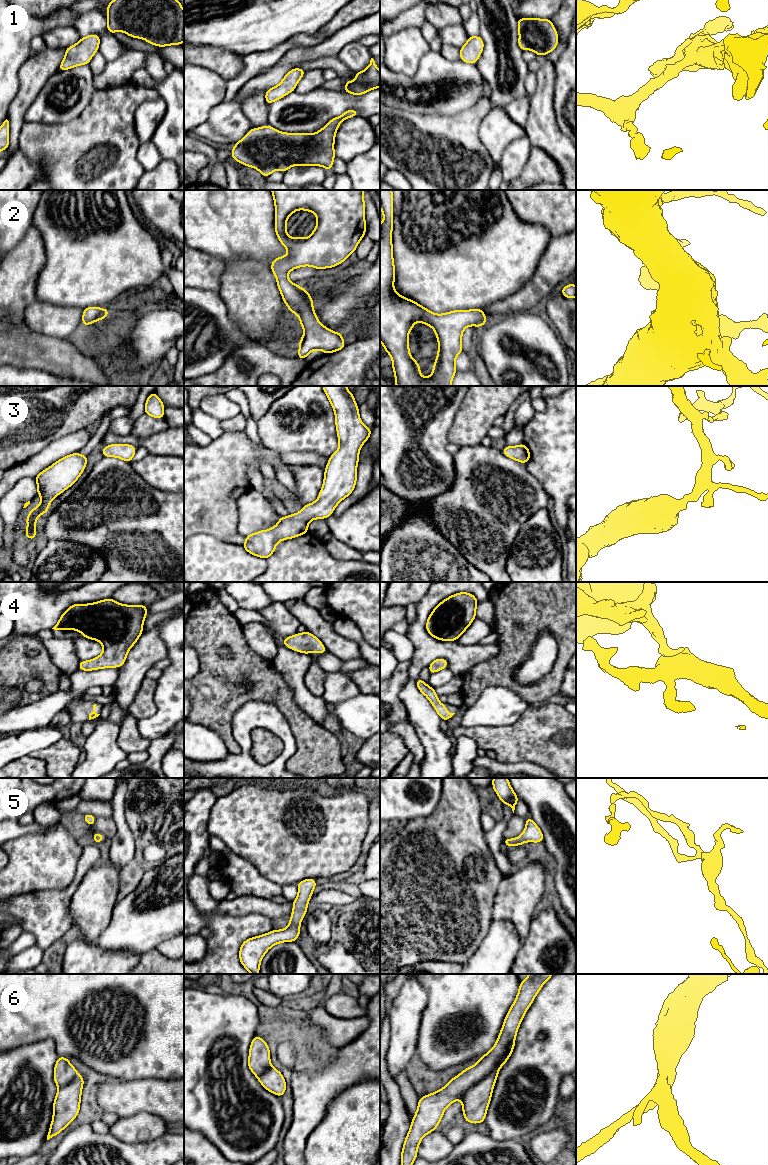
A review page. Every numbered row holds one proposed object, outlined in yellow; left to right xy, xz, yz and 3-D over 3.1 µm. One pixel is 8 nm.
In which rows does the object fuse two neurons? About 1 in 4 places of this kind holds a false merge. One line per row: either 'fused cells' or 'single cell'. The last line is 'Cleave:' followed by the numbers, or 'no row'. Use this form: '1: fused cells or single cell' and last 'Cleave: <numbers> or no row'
1: single cell
2: single cell
3: single cell
4: single cell
5: single cell
6: single cell
Cleave: no row

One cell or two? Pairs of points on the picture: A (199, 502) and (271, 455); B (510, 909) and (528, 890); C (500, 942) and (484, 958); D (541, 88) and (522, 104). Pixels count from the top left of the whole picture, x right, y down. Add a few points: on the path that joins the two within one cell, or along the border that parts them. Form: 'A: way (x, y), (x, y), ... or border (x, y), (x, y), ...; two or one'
A: way (217, 484), (244, 457), (253, 457); one
B: way (514, 904), (523, 895); one
C: way (496, 946), (488, 954); one
D: border (529, 98), (529, 111), (525, 122); two

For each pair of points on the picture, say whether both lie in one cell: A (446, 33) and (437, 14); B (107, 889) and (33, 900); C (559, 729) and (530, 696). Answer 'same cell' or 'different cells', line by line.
A: different cells
B: different cells
C: different cells

